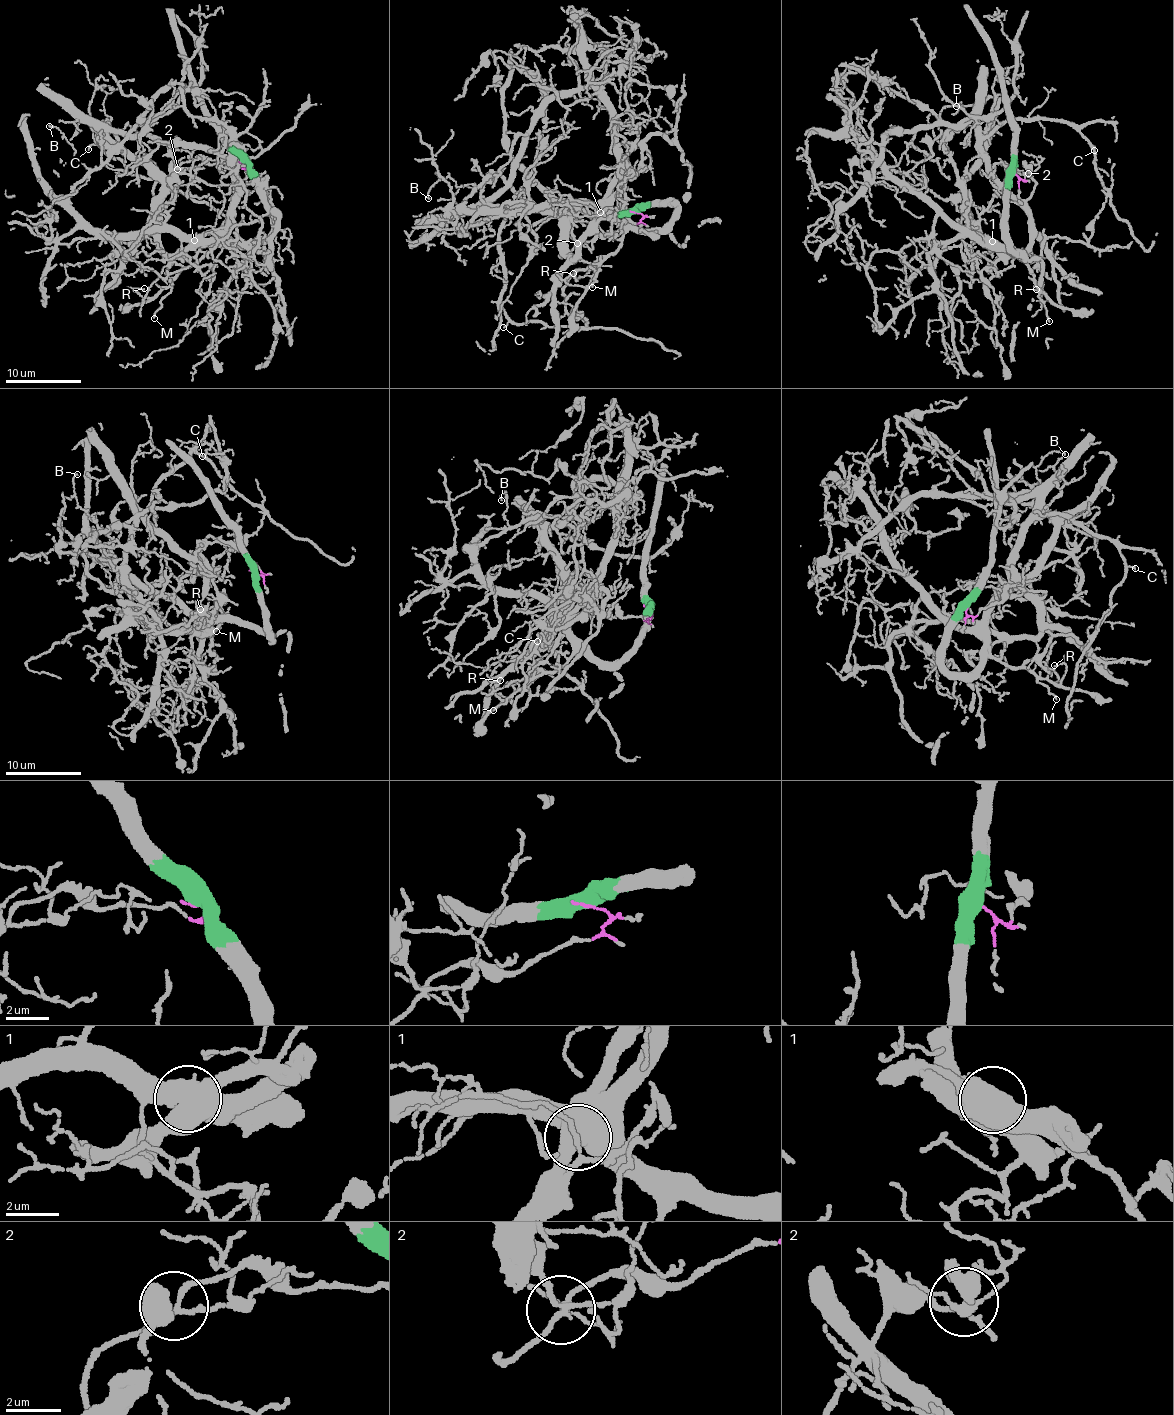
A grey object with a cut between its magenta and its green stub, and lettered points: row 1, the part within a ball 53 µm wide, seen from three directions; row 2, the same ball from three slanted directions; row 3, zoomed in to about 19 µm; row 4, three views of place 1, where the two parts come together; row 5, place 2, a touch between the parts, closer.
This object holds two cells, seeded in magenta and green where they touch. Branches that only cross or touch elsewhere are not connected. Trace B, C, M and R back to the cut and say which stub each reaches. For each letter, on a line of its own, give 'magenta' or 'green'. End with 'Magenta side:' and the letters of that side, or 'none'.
B: green
C: magenta
M: green
R: green
Magenta side: C

